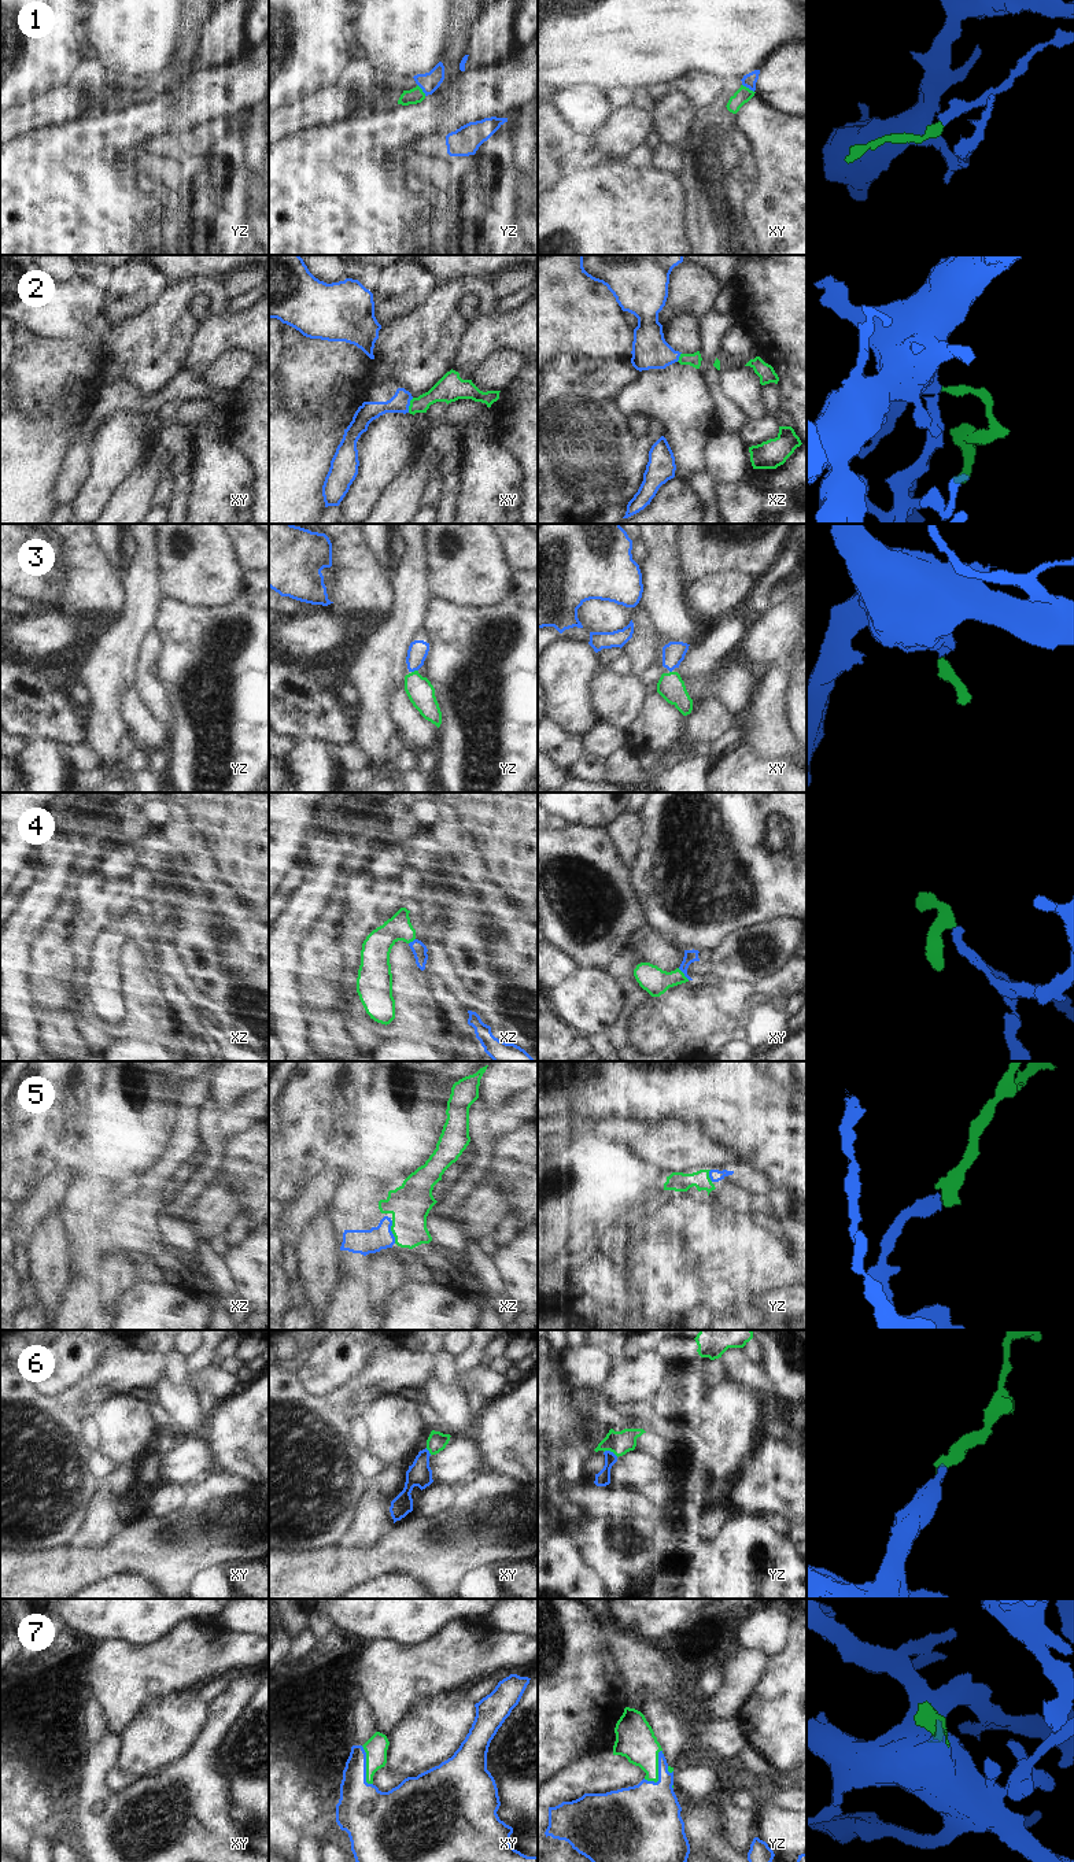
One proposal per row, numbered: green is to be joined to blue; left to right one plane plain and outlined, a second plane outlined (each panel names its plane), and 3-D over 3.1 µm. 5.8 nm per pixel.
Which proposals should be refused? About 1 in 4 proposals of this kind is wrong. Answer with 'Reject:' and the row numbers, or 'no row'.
Reject: no row

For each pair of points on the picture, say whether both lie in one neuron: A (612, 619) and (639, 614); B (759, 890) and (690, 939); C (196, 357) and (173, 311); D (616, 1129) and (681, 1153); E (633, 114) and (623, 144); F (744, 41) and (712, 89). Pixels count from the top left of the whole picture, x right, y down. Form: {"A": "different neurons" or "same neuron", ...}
{"A": "different neurons", "B": "same neuron", "C": "different neurons", "D": "same neuron", "E": "same neuron", "F": "different neurons"}

